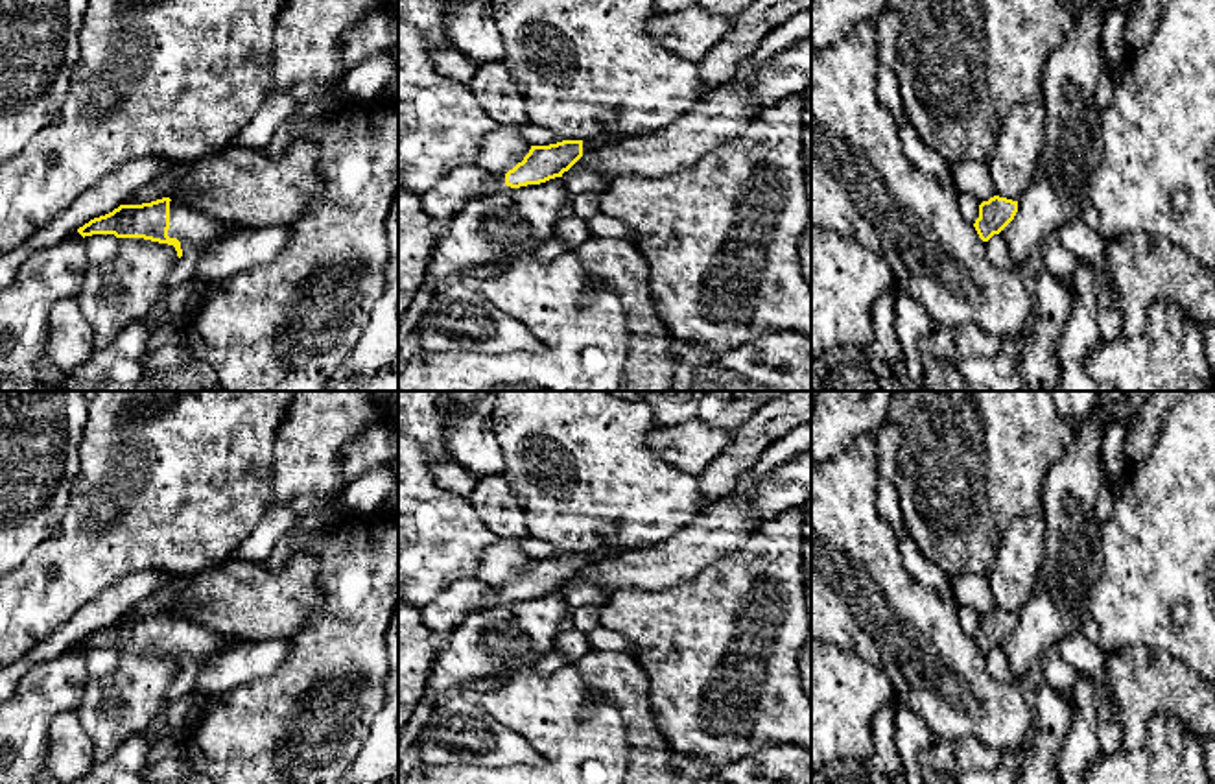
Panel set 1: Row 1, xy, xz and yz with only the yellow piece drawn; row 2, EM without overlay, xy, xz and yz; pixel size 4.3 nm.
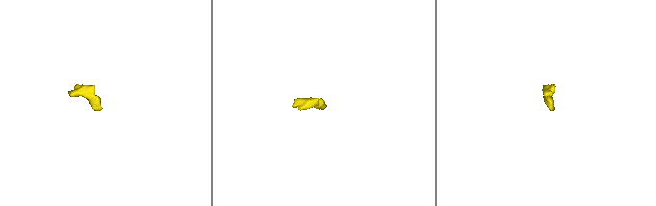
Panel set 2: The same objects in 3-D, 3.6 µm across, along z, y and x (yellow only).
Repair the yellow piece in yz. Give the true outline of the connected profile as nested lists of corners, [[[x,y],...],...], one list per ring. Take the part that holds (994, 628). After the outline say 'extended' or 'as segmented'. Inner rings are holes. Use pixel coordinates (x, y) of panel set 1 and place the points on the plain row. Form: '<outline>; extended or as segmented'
[[[994,609],[979,618],[979,631],[973,640],[983,655],[999,647],[1016,629],[1018,614]]]; as segmented

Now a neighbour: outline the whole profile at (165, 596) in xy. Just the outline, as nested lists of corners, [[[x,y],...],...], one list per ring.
[[[175,576],[160,585],[155,592],[138,601],[129,614],[122,618],[142,618],[162,611],[170,611],[171,605],[186,592],[192,585],[194,576]]]

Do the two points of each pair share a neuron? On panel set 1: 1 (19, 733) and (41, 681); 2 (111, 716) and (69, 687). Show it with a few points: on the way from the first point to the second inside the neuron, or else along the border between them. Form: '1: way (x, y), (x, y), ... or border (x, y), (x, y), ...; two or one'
1: way (23, 720), (41, 694); one
2: border (89, 677), (76, 711); two

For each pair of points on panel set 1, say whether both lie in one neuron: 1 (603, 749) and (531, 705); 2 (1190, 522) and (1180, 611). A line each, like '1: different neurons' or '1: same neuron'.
1: same neuron
2: different neurons

